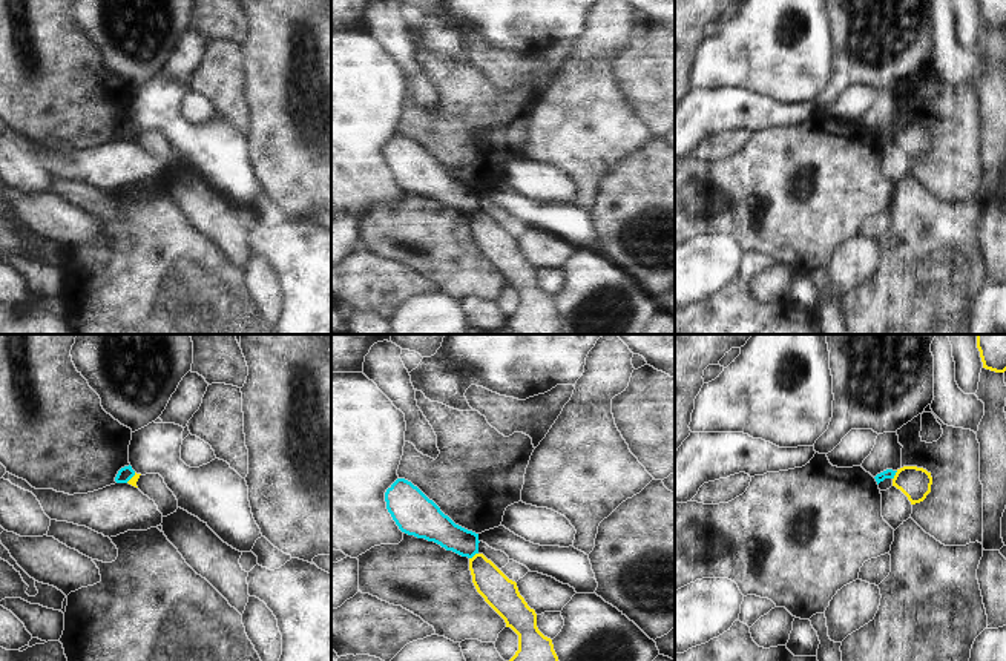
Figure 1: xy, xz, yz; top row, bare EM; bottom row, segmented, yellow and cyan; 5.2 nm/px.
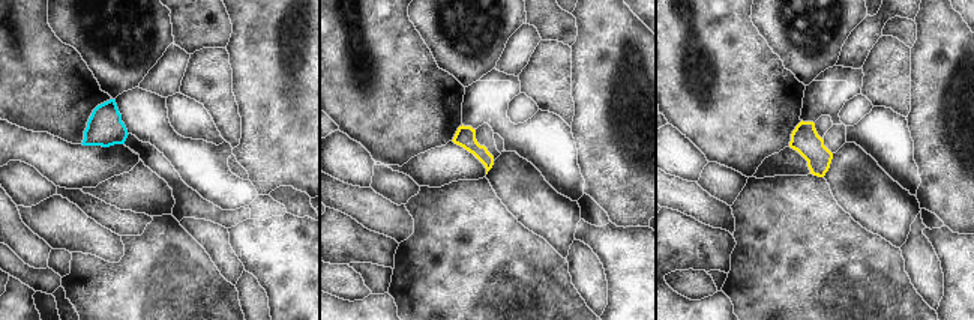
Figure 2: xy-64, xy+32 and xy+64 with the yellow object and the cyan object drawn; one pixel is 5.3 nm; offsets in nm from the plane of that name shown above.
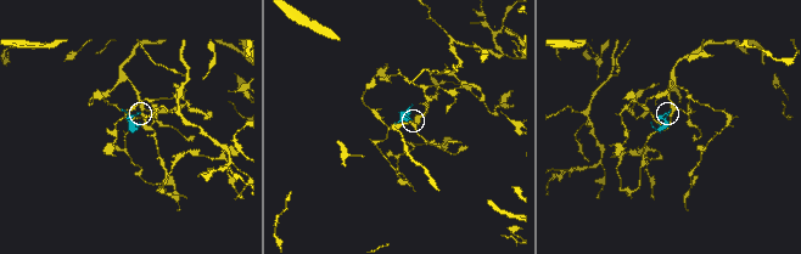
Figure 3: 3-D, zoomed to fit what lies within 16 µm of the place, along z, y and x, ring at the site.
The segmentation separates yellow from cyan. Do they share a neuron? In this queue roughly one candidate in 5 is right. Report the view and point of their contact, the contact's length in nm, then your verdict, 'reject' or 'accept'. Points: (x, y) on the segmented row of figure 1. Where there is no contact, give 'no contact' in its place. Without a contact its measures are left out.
xz (474, 555) | 60 nm | reject

